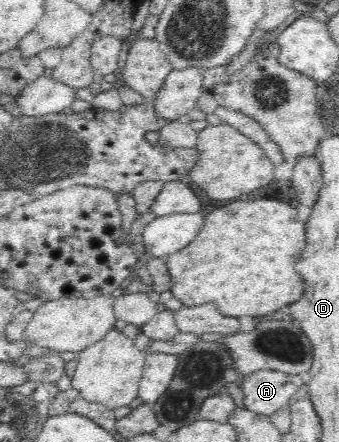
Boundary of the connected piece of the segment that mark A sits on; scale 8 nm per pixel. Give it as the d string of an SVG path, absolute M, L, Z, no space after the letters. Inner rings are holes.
M262 369L242 376L245 408L261 417L269 417L289 405L290 397L305 388L299 375Z

